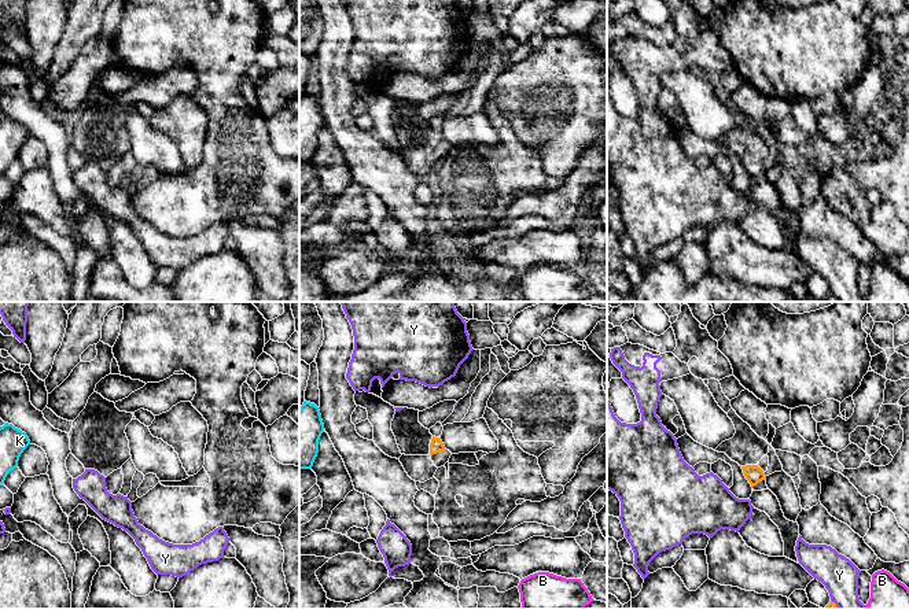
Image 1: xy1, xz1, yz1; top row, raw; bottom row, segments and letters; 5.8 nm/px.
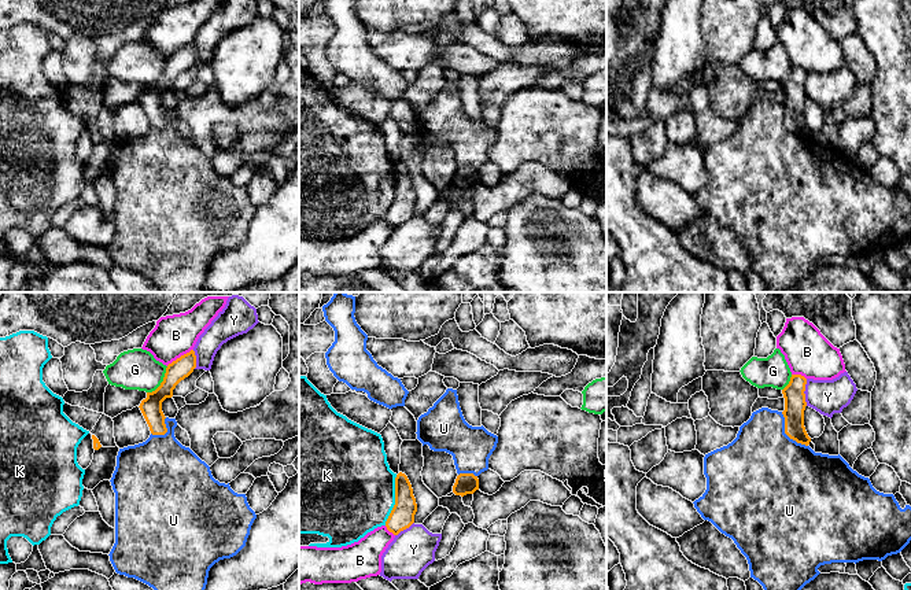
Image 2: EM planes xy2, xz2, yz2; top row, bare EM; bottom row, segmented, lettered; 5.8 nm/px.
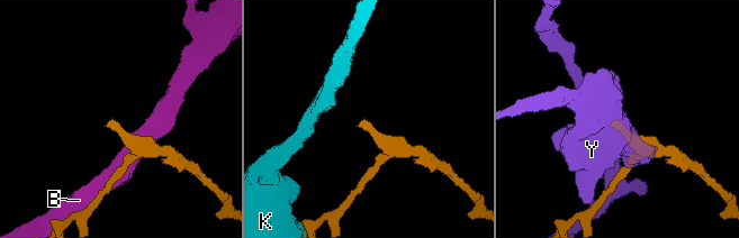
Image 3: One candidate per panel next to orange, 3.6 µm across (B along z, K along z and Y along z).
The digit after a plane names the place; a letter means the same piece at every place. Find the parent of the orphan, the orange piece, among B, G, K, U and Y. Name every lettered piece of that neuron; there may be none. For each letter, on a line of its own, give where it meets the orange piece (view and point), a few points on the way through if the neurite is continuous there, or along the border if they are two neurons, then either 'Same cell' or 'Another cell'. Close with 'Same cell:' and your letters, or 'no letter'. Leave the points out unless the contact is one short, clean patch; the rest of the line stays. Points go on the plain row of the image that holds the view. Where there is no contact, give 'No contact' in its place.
B: Touches orange at xy2 (180, 50). Another cell
G: Touches orange at xy2 (162, 74). Boundary: xy2 (168, 59), (163, 73), (147, 85). Another cell
K: Touches orange at xz2 (395, 192). Another cell
U: Touches orange at yz2 (786, 126). Another cell
Y: Touches orange at yz2 (803, 85). Another cell
Same cell: no letter

